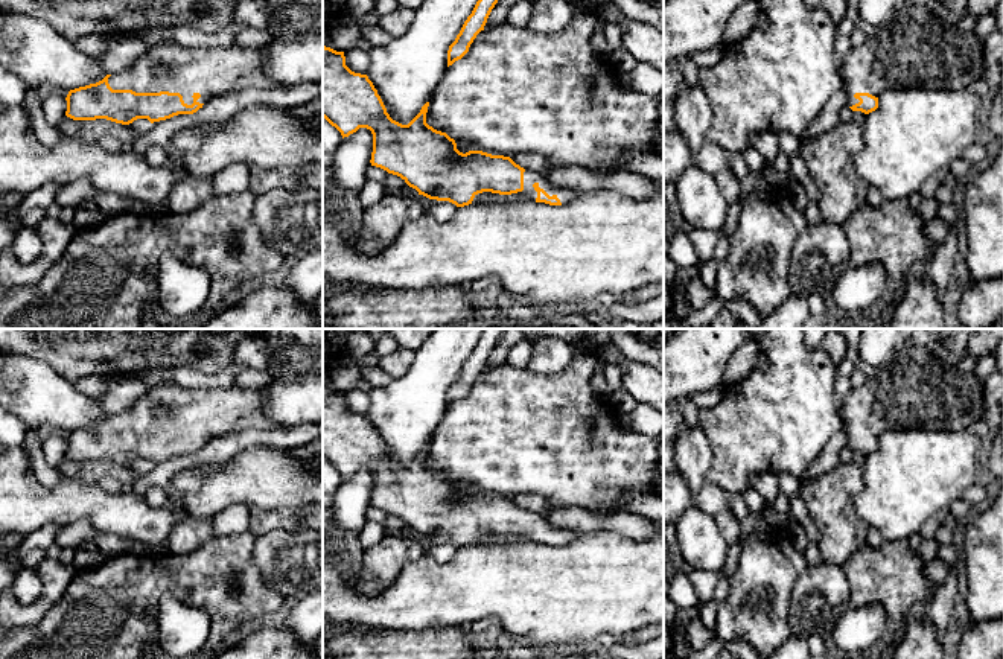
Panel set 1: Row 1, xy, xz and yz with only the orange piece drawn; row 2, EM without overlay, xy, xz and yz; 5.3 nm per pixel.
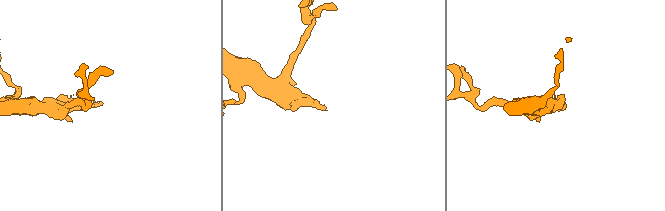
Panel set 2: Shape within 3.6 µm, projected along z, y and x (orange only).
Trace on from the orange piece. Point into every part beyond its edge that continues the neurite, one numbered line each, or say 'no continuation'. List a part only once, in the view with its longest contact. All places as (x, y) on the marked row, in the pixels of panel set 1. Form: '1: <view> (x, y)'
1: xy (171, 67)

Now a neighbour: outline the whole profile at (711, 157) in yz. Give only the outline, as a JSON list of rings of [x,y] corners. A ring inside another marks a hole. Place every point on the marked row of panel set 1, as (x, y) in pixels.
[[[708,138],[703,146],[693,154],[693,164],[715,177],[720,170],[731,166],[731,152]]]

